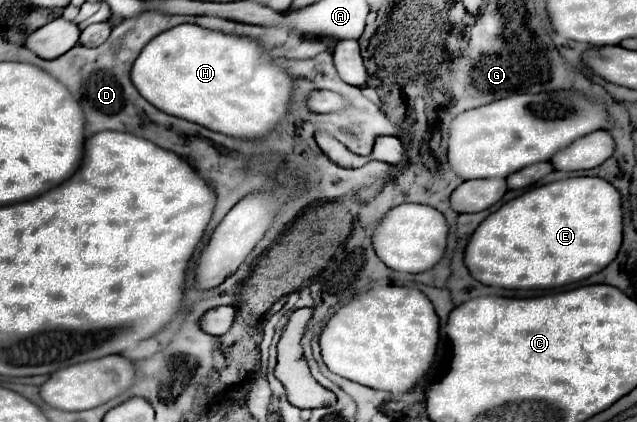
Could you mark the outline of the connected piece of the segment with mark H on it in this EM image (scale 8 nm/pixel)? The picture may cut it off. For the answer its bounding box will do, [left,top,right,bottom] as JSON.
[130,24,292,140]

